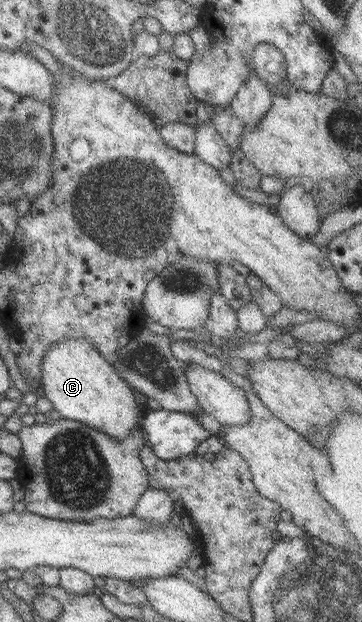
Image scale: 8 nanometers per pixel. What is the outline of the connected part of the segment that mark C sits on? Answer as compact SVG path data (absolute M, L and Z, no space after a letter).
M67 339L49 345L42 358L41 377L41 388L46 398L62 418L87 423L116 439L124 439L132 430L140 427L142 411L138 408L139 403L136 403L133 390L89 339Z

